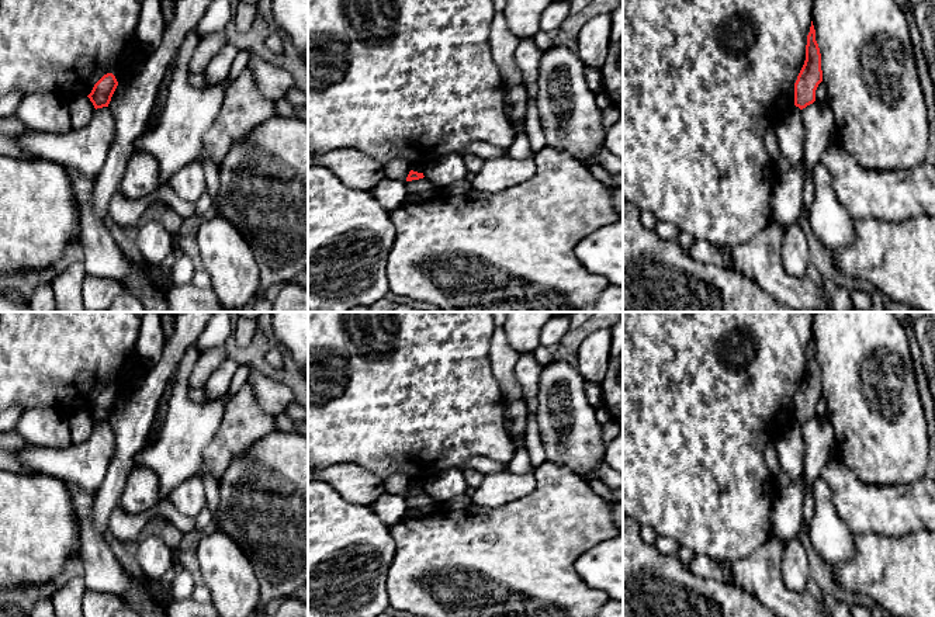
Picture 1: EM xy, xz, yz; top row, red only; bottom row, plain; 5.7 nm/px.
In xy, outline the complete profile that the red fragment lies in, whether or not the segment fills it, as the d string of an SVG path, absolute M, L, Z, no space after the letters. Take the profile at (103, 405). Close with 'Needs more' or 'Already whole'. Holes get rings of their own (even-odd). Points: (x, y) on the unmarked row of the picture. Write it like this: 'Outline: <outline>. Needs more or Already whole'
Outline: M112 388L104 389L93 402L87 410L94 423L108 422L111 412L118 401L118 396Z. Already whole

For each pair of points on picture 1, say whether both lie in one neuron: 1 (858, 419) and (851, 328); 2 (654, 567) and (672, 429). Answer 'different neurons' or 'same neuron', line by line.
1: same neuron
2: different neurons

